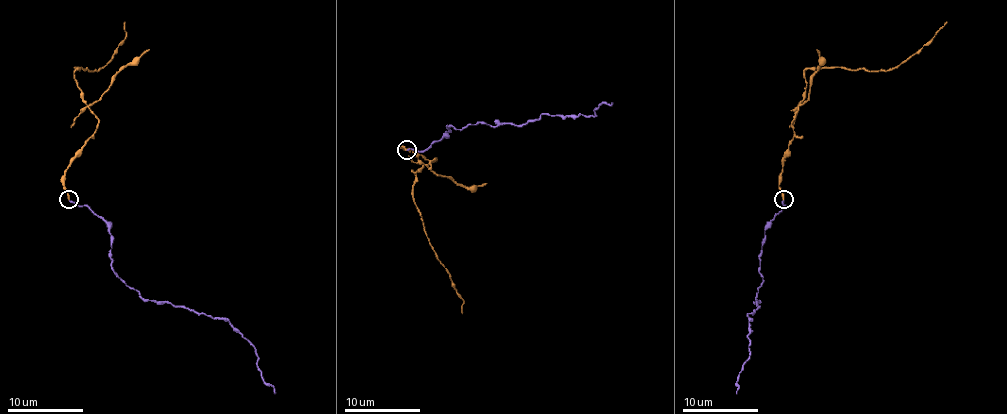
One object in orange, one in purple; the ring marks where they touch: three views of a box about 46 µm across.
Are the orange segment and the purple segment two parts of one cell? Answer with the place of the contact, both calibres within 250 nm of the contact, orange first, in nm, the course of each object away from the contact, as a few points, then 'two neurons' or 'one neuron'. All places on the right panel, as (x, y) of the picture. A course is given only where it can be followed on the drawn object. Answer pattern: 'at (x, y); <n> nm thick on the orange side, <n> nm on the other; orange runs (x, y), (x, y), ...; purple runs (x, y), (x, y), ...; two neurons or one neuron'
at (783, 199); 200 nm thick on the orange side, 150 nm on the other; orange runs (784, 199), (780, 173), (807, 86), (805, 71), (888, 71), (920, 50), (946, 22); purple runs (784, 199), (765, 230), (759, 307), (748, 315), (750, 351), (737, 394); two neurons

